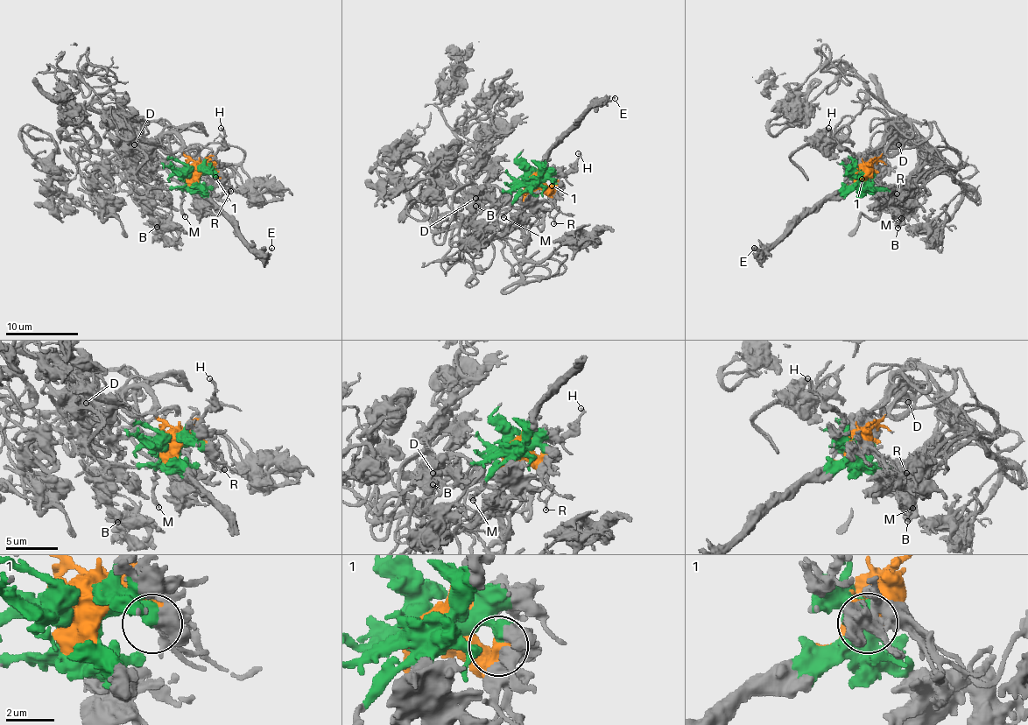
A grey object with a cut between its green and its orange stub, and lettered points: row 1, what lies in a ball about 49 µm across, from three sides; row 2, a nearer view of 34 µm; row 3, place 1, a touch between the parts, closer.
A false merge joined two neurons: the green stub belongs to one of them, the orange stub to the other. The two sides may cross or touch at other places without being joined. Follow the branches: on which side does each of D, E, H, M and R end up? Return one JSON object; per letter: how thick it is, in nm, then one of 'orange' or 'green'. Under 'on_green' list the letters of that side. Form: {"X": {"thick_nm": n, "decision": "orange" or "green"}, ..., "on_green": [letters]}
{"D": {"thick_nm": 240, "decision": "orange"}, "E": {"thick_nm": 80, "decision": "green"}, "H": {"thick_nm": 160, "decision": "green"}, "M": {"thick_nm": 280, "decision": "green"}, "R": {"thick_nm": 90, "decision": "green"}, "on_green": ["E", "H", "M", "R"]}

